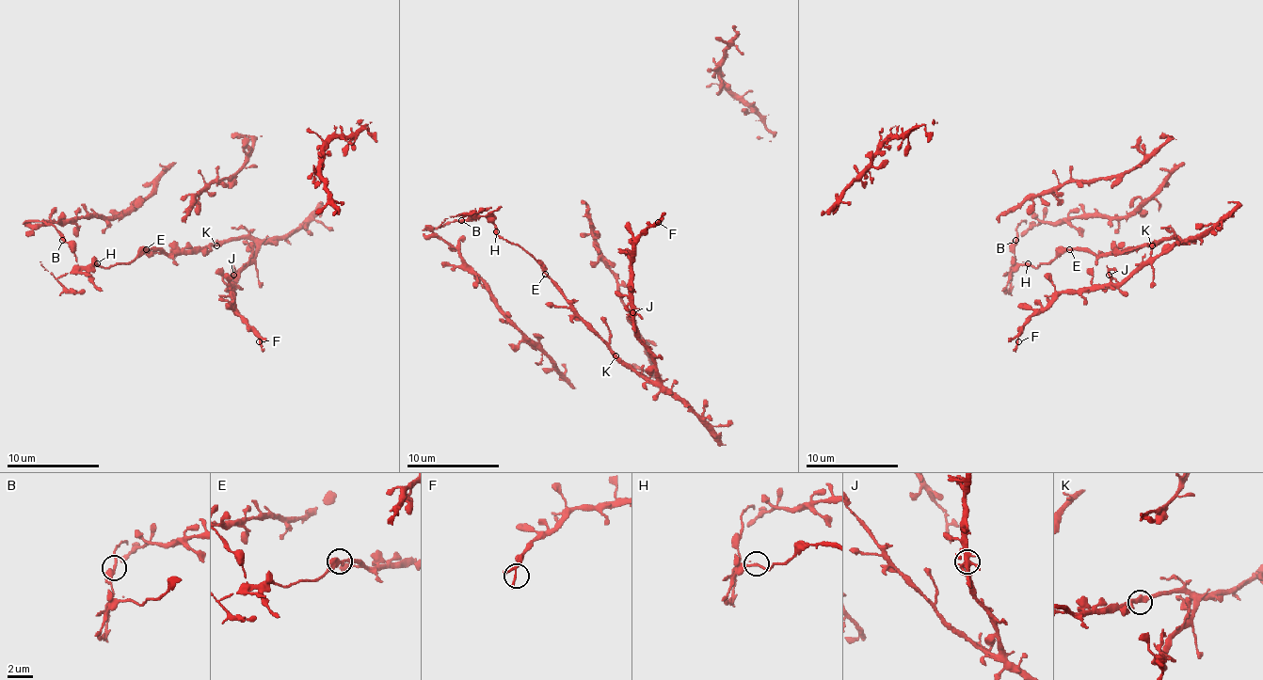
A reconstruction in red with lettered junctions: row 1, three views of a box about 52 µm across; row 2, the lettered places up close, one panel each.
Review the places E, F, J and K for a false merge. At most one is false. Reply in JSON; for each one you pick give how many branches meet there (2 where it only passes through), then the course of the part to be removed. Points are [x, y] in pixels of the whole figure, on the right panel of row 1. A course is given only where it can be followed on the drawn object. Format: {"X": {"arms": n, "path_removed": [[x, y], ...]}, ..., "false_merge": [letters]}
{"E": {"arms": 2, "path_removed": [[1069, 249], [1037, 268], [1012, 265], [1015, 260], [1014, 249], [1018, 224], [1025, 224]]}, "false_merge": ["E"]}

